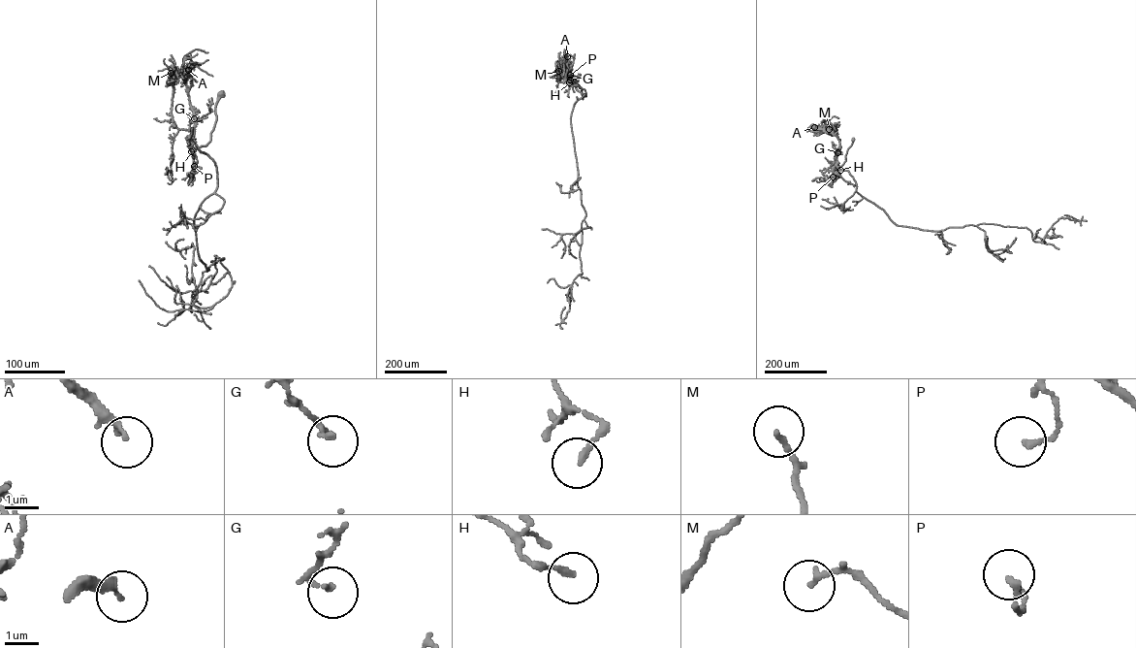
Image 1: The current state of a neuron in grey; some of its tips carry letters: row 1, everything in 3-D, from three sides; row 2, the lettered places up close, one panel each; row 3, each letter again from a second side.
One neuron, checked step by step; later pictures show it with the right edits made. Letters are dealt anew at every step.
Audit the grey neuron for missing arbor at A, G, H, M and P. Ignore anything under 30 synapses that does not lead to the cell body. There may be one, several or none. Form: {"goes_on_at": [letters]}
{"goes_on_at": []}

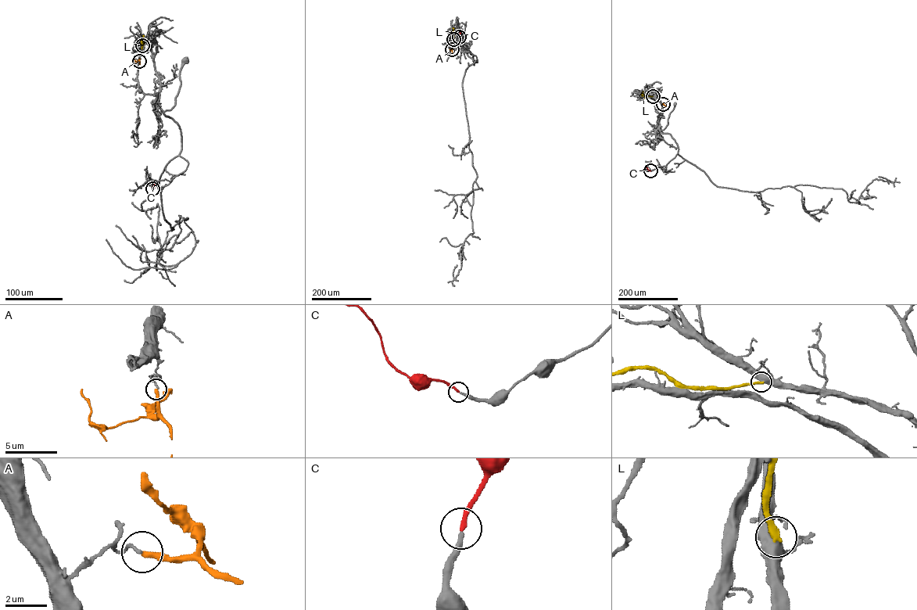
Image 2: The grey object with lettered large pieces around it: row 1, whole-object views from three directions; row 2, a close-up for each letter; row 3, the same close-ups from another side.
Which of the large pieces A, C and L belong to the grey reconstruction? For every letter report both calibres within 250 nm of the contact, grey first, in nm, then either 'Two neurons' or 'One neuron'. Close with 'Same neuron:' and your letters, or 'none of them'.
A: Thickness 130 nm (grey) against 300 nm. Two neurons
C: Thickness 240 nm (grey) against 220 nm. One neuron
L: Thickness 400 nm (grey) against 280 nm. Two neurons
Same neuron: C

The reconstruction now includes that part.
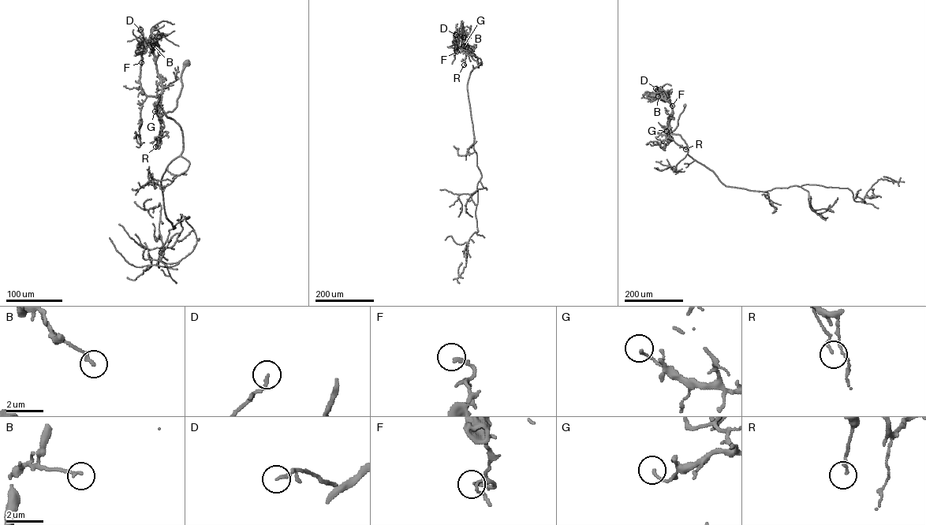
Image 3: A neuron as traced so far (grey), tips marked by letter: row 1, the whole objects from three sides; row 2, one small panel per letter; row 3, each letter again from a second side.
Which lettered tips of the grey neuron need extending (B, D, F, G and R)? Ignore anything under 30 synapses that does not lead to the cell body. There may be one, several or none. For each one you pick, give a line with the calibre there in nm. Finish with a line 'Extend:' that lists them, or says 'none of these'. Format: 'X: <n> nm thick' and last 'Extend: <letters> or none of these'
Extend: none of these

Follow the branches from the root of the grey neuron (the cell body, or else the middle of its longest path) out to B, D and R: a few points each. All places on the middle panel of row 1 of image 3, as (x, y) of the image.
B: (480, 63), (469, 49), (464, 50), (463, 37)
D: (480, 63), (469, 49), (459, 48), (456, 51), (458, 43), (456, 35)
R: (480, 63), (466, 45), (464, 65)

